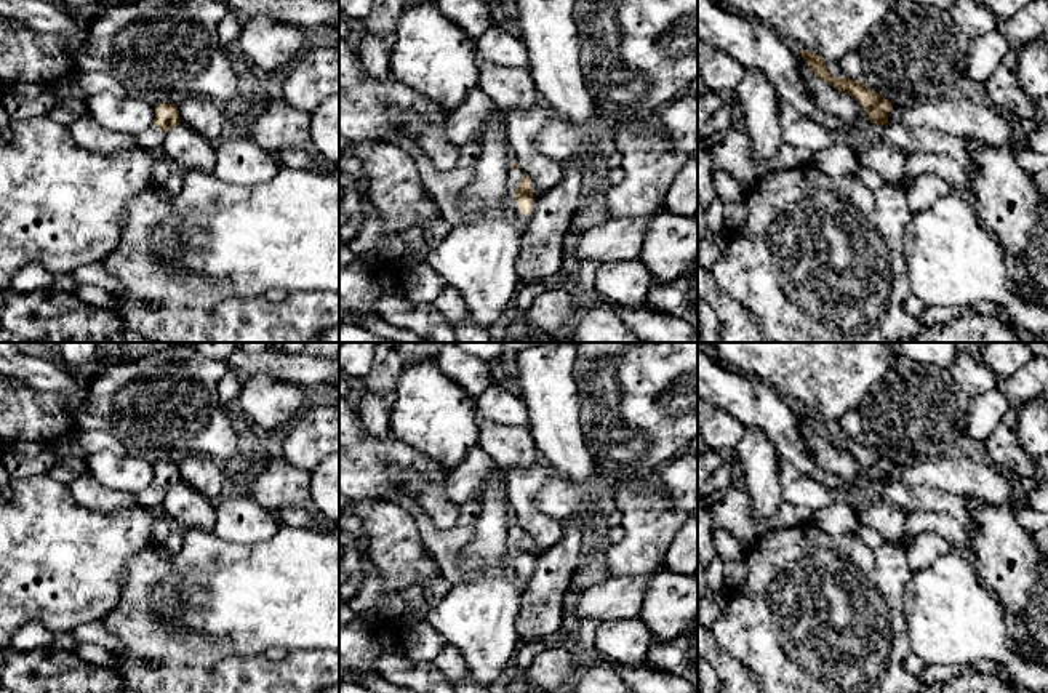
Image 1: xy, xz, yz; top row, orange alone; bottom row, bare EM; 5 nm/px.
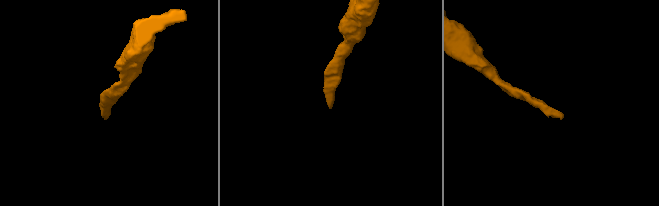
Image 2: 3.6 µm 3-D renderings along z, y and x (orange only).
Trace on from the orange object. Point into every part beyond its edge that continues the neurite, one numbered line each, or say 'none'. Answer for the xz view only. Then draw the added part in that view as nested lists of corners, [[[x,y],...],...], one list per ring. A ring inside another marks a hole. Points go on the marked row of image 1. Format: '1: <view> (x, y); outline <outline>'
1: xz (514, 175); outline [[[510,166],[507,170],[507,195],[509,195],[509,202],[506,205],[506,208],[514,213],[518,230],[522,234],[525,234],[525,230],[528,227],[528,221],[530,221],[530,216],[523,216],[520,213],[518,206],[517,206],[517,202],[515,202],[515,187],[522,181],[523,174],[525,174],[525,171],[522,168],[512,168]]]

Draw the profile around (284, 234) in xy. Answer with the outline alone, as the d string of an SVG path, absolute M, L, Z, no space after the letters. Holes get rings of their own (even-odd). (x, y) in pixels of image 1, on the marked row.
M282 166L266 182L234 186L213 173L186 171L170 229L154 237L152 248L174 267L226 282L237 296L264 296L270 288L339 291L339 174Z

